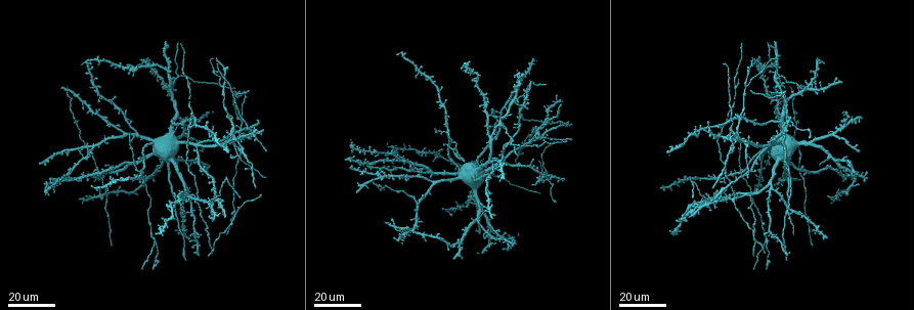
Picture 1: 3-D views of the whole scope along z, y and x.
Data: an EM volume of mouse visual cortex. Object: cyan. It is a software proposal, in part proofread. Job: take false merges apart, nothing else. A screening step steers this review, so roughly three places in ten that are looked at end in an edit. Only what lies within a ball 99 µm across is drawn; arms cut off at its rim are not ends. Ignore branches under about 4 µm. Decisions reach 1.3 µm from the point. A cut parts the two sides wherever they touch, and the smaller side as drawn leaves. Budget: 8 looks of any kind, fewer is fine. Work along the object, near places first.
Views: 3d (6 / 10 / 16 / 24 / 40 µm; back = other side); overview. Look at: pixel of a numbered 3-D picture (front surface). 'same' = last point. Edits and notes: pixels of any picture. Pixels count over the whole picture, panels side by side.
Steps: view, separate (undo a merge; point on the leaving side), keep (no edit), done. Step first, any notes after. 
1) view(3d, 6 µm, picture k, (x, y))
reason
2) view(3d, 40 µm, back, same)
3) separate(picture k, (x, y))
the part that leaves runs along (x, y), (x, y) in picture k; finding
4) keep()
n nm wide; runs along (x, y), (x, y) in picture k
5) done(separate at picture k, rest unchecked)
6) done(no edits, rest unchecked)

view(3d, 24 µm, picture 1, (486, 97))
small branch off a trunk

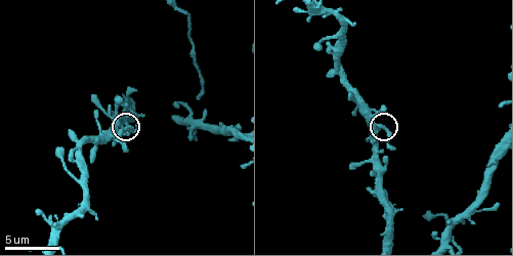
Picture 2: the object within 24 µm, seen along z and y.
view(3d, 6 µm, picture 2, (379, 124))
zoom in

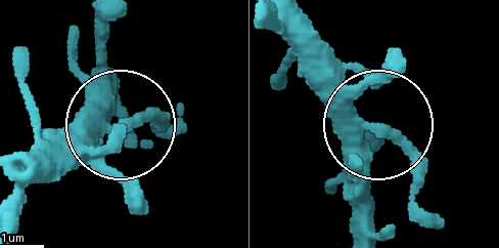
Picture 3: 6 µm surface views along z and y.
keep()
4 arms; all the same cell

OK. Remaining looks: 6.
view(3d, 16 µm, picture 1, (513, 102))
looks like a crossing

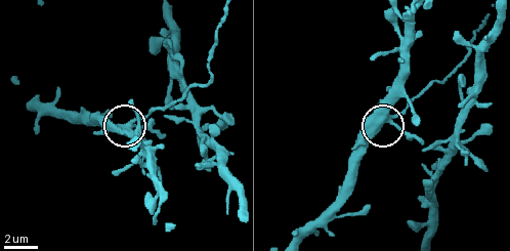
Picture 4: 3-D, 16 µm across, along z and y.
view(3d, 10 µm, picture 4, (129, 126))

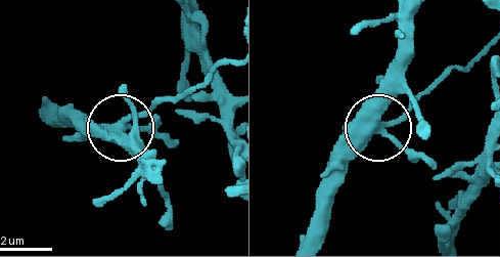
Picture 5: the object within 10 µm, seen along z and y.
separate(picture 5, (73, 136))
the part that leaves runs along (106, 125), (143, 116), (229, 66) in picture 5; two cells meet here

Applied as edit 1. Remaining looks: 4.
view(overview)

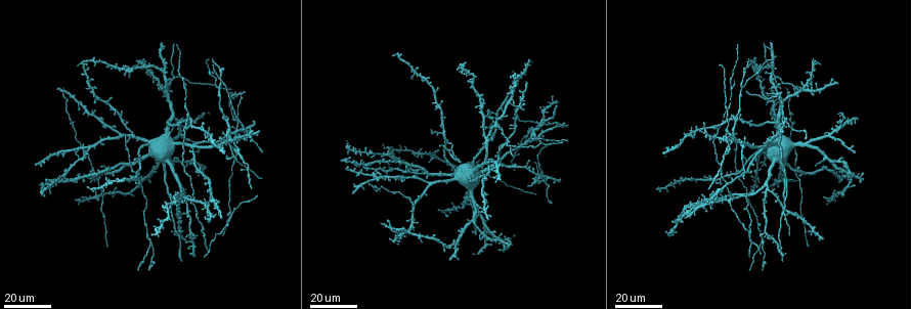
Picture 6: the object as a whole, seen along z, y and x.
view(3d, 16 µm, picture 6, (726, 137))
sudden change in width

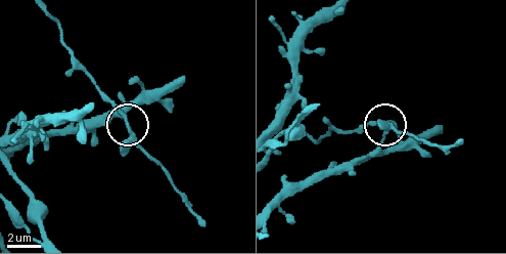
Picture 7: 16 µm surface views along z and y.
view(3d, 6 µm, picture 7, (123, 118))
closer look

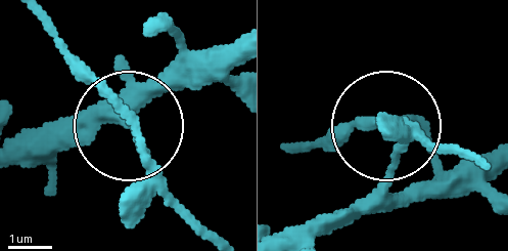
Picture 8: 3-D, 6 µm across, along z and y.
view(3d, 6 µm, back, picture 8, (134, 123))

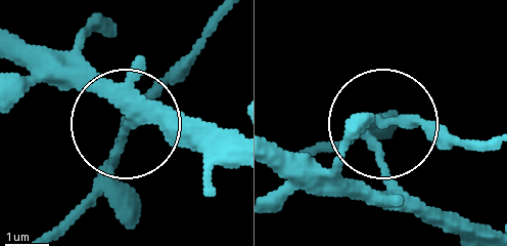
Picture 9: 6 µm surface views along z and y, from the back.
keep()
all the same cell

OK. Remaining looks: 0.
done(separate at picture 5, rest unchecked)

